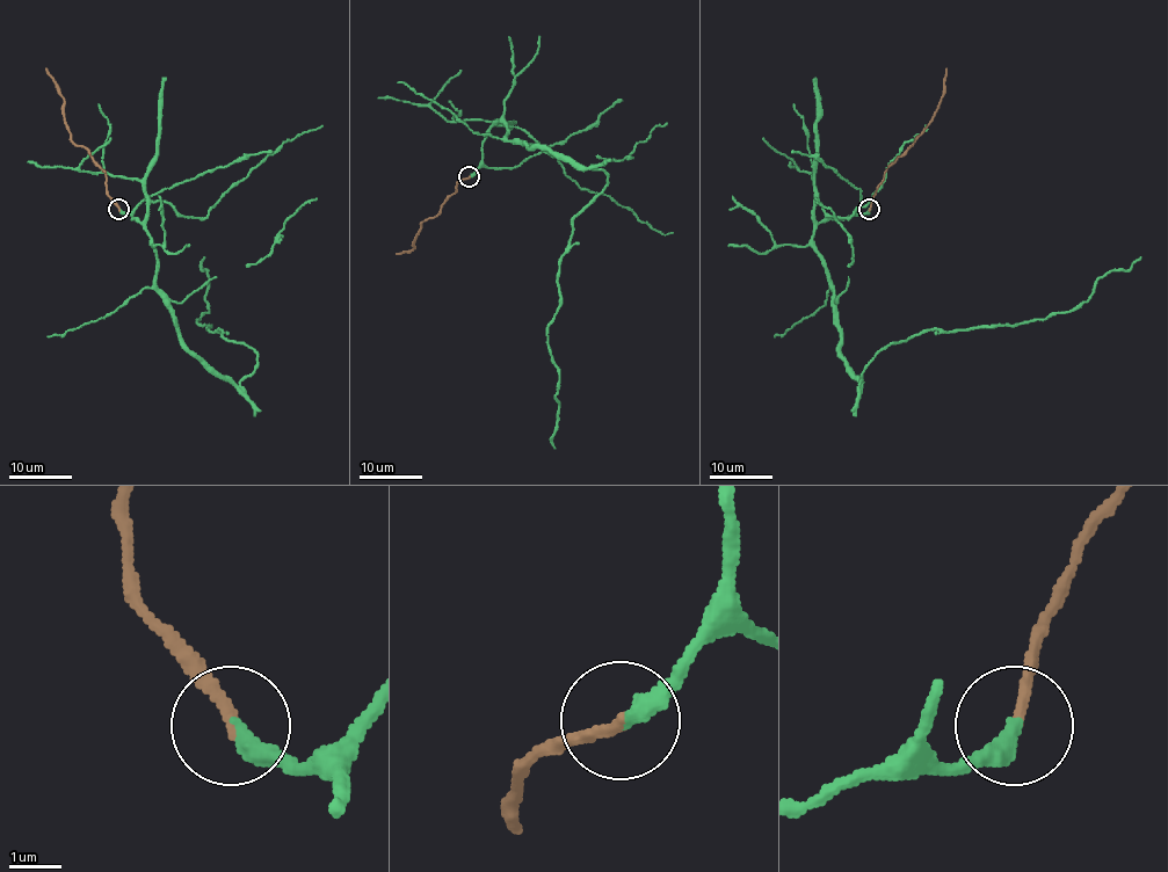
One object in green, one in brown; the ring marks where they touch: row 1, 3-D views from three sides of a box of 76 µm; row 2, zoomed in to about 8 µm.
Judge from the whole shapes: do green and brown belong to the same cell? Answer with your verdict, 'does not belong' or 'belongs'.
belongs

